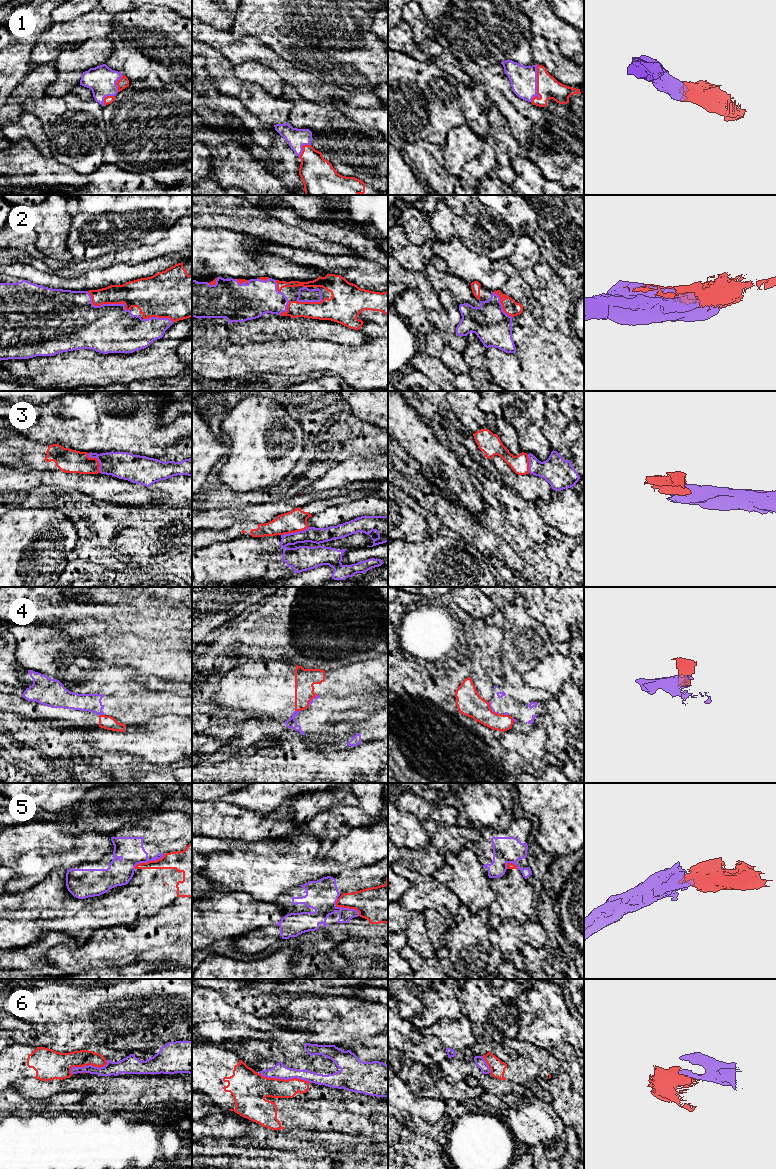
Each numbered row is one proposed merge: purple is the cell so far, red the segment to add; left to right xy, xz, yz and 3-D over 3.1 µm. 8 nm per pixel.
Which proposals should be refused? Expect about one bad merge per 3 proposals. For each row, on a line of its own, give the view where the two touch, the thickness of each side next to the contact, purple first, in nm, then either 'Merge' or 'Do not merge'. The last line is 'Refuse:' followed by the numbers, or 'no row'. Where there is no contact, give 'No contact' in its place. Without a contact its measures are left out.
1: Touches purple in yz. Thickness 220 nm (purple) against 180 nm. Merge
2: Touches purple in xy. Thickness 400 nm (purple) against 220 nm. Merge
3: Touches purple in xz. Thickness 200 nm (purple) against 180 nm. Do not merge
4: Touches purple in xy. Thickness 140 nm (purple) against 110 nm. Do not merge
5: Touches purple in xz. Thickness 260 nm (purple) against 280 nm. Do not merge
6: Touches purple in xz. Thickness 120 nm (purple) against 220 nm. Do not merge
Refuse: 3, 4, 5, 6

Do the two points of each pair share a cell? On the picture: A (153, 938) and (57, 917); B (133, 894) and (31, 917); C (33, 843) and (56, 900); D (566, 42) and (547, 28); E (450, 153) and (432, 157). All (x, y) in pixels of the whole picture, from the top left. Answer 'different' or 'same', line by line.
A: different
B: same
C: different
D: same
E: different

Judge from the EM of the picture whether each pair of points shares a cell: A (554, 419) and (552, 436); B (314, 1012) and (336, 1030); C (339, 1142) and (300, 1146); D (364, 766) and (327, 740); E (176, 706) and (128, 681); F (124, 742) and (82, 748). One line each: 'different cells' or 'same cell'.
A: same cell
B: same cell
C: same cell
D: same cell
E: different cells
F: same cell

